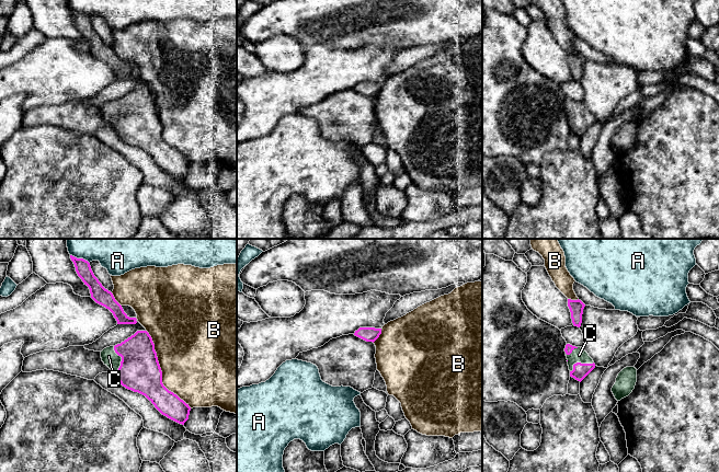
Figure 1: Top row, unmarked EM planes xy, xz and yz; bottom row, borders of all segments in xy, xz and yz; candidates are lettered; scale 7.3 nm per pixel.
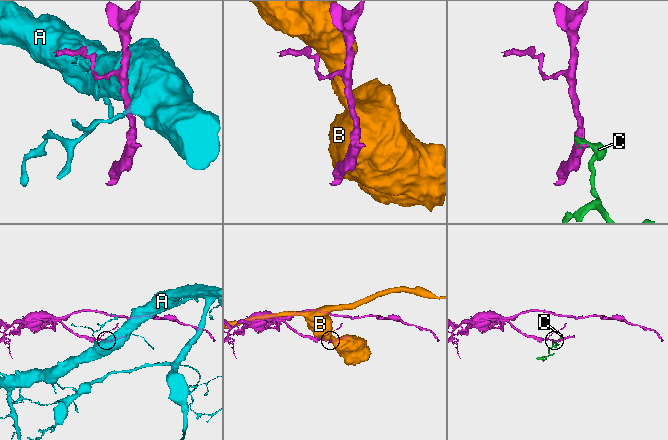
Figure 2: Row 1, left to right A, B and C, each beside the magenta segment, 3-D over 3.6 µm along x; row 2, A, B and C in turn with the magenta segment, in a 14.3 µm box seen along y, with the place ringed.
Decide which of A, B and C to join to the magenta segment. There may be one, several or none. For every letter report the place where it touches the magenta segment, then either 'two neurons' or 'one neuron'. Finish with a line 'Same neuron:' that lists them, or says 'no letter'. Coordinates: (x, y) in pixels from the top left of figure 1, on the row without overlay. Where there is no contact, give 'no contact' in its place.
A: contact xy (80, 13); two neurons
B: contact xy (161, 126); two neurons
C: contact xy (122, 115); one neuron
Same neuron: C

